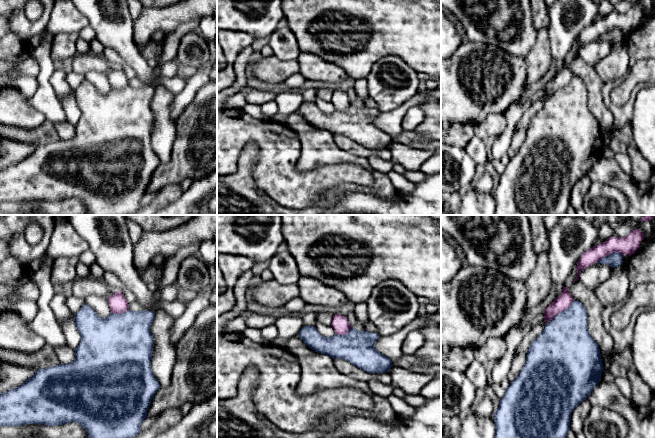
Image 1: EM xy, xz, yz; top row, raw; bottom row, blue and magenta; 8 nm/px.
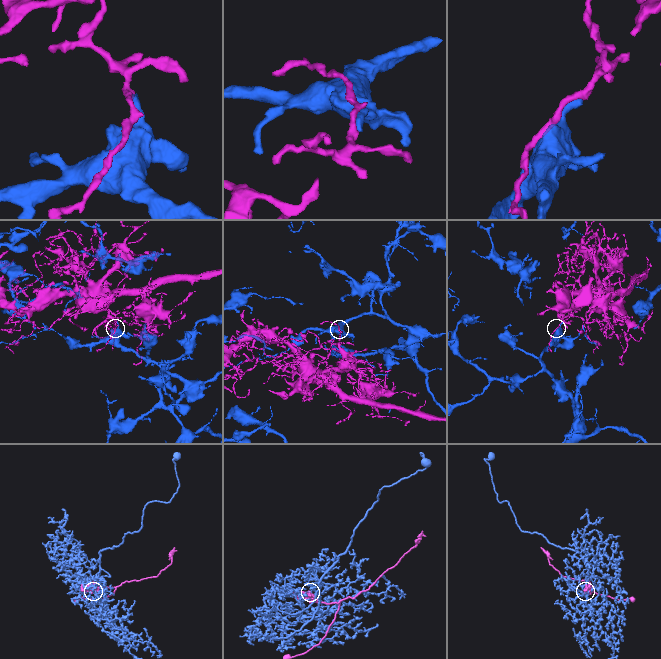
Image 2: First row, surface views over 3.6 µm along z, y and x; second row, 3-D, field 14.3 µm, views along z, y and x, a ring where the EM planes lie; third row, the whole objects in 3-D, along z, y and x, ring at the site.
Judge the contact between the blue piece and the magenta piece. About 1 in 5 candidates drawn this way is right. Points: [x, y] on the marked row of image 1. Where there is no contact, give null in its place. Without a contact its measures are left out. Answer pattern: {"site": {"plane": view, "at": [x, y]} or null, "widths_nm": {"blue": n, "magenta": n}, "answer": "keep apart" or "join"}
{"site": {"plane": "yz", "at": [561, 312]}, "widths_nm": {"blue": 400, "magenta": 120}, "answer": "keep apart"}

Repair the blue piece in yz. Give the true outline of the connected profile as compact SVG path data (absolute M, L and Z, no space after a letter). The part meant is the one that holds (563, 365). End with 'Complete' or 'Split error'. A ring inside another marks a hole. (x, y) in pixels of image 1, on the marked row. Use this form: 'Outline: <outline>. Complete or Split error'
Outline: M574 300L530 345L523 368L494 414L494 438L565 438L571 413L601 381L603 370L599 346L589 333L587 311Z. Complete

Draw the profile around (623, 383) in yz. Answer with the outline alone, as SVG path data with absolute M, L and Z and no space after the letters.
M626 376L615 377L614 382L626 398L632 399L631 384Z

